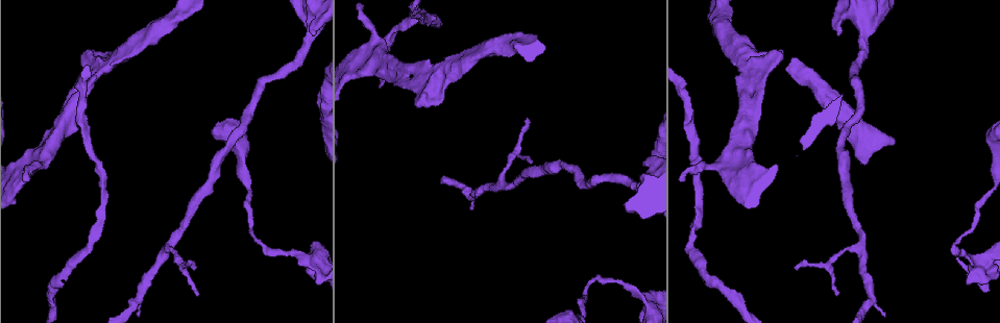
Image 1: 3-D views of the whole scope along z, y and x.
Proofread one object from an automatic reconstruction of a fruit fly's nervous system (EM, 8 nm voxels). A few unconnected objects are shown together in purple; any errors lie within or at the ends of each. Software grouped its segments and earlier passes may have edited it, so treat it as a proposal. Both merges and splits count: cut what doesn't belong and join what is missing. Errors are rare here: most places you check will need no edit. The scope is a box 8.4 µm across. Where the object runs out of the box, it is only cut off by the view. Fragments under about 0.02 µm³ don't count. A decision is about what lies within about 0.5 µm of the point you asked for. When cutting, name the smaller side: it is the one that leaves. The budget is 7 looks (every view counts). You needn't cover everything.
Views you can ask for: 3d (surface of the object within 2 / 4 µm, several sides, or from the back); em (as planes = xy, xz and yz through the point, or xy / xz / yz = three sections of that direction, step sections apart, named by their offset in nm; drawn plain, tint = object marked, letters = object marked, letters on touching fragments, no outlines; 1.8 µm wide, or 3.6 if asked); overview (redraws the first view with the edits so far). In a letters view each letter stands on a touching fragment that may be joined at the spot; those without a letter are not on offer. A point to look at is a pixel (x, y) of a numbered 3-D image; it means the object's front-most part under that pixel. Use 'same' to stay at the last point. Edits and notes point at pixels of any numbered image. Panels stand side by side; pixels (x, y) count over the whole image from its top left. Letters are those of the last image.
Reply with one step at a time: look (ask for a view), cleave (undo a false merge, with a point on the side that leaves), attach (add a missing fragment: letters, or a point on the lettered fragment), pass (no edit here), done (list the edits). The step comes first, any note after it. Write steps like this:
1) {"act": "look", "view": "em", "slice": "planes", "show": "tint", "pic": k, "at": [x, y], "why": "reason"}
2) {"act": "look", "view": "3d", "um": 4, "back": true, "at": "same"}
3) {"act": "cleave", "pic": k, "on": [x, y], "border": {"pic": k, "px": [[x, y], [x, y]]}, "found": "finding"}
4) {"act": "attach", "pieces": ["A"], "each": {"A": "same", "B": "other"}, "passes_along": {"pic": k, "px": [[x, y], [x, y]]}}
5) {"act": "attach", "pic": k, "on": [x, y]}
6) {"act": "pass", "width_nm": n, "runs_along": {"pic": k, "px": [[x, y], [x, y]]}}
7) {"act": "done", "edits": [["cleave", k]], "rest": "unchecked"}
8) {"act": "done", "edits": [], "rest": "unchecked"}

{"act": "look", "view": "em", "slice": "xz", "step": 16, "show": "tint", "pic": 1, "at": [745, 94], "why": "two arms at a narrow angle"}

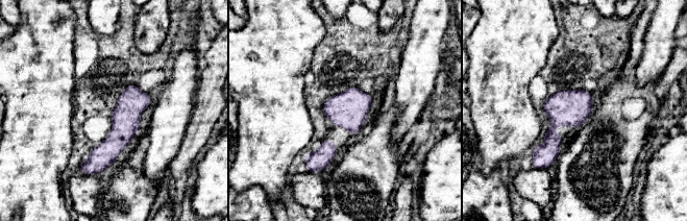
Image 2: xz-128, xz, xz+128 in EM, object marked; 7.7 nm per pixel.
{"act": "look", "view": "em", "slice": "planes", "show": "letters", "at": "same"}

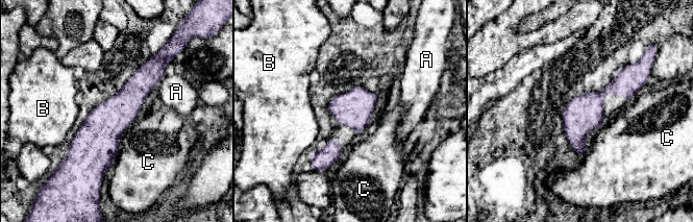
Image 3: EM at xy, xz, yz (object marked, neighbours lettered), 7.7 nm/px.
{"act": "pass", "longest_contact_nm": ["C", 220], "each": {"A": "other", "B": "other", "C": "other"}, "border": {"pic": 3, "px": [[120, 145], [109, 171]]}, "found": "continuous, no second neuron"}

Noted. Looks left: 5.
{"act": "look", "view": "em", "slice": "planes", "show": "letters", "pic": 1, "at": [718, 173], "why": "branch stops here"}

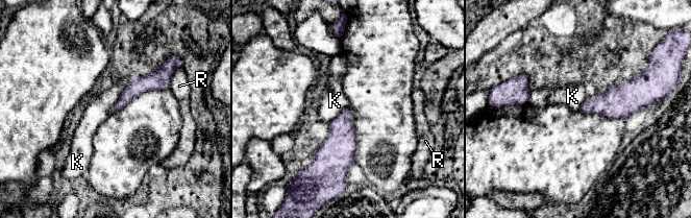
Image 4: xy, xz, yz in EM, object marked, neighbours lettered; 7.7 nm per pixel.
{"act": "pass", "longest_contact_nm": ["K", 240], "each": {"K": "other", "R": "other"}, "found": "none of them fits"}

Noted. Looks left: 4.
{"act": "look", "view": "em", "slice": "planes", "show": "letters", "pic": 1, "at": [532, 162], "why": "an open end"}

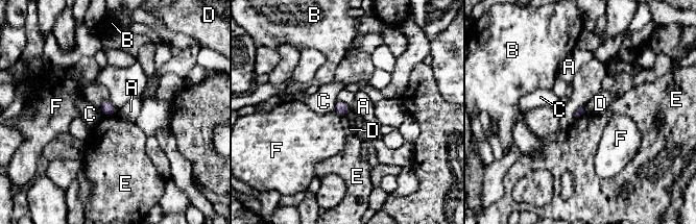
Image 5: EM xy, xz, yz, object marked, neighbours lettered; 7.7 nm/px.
{"act": "pass", "each": {"A": "other", "B": "other", "C": "other", "D": "other", "E": "other", "F": "other"}, "border": {"pic": 5, "px": [[351, 110], [341, 117]]}, "found": "no lettered fragment goes on from it"}

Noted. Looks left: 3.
{"act": "done", "edits": [], "rest": "unchecked"}

